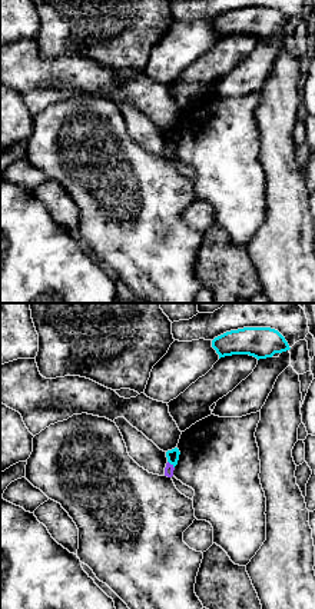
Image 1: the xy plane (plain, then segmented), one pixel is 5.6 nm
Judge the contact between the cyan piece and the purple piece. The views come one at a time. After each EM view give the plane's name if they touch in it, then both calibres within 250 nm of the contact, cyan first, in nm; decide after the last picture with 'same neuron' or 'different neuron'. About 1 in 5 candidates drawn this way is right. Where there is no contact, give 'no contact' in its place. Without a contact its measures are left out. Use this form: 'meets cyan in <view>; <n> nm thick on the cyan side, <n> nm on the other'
meets cyan in xy; 70 nm thick on the cyan side, 50 nm on the other

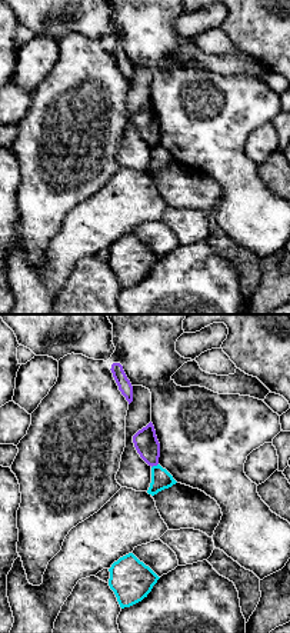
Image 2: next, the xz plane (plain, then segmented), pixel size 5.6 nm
meets cyan in xz; 110 nm thick on the cyan side, 140 nm on the other

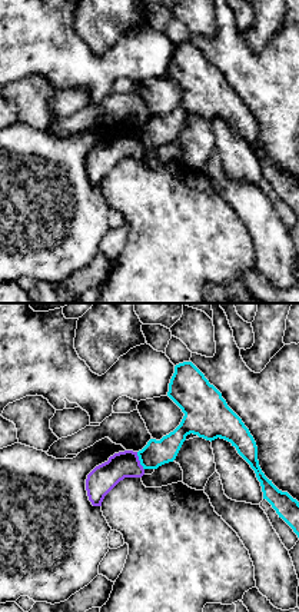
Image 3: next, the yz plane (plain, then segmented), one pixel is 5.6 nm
meets cyan in yz; 150 nm thick on the cyan side, 160 nm on the other

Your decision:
different neuron

